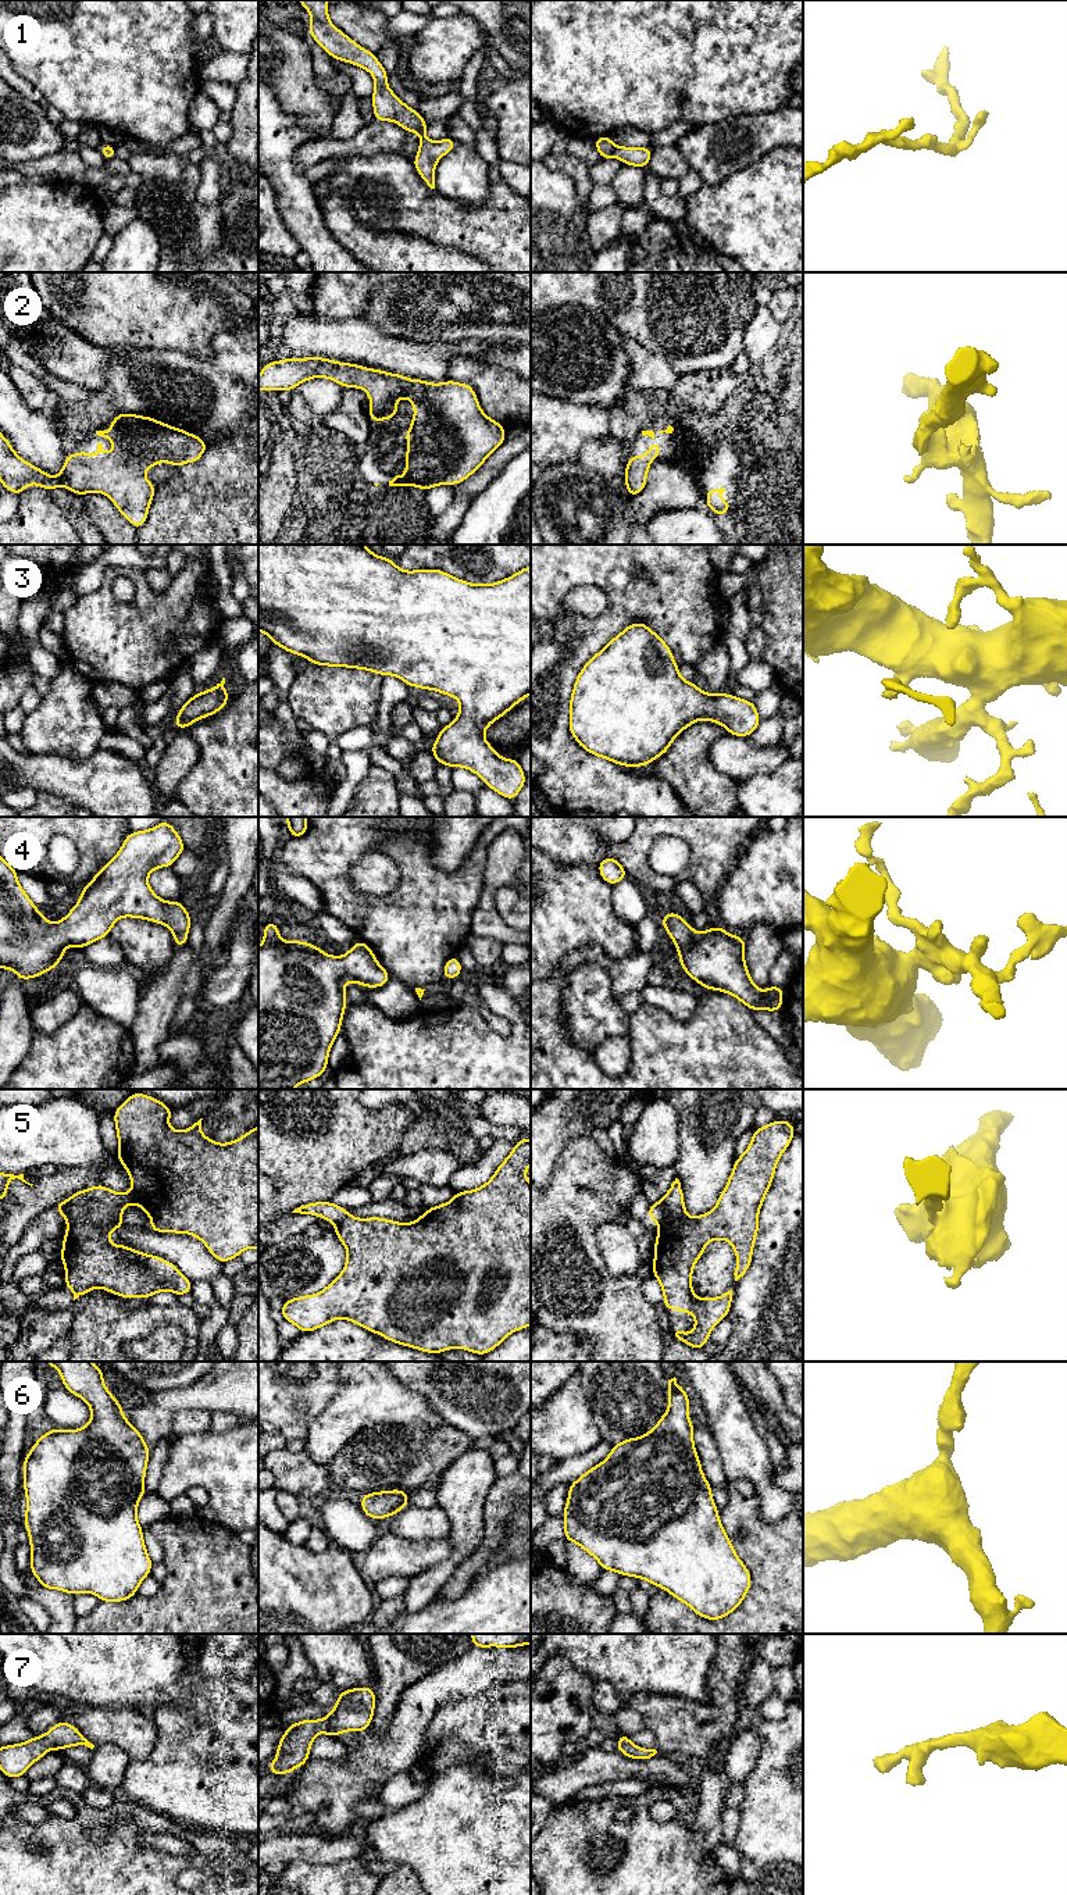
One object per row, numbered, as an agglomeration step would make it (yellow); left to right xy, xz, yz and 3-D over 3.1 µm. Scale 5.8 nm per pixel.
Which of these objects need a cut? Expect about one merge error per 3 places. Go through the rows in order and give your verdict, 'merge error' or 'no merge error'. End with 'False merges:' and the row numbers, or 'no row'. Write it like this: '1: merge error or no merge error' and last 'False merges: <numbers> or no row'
1: no merge error
2: no merge error
3: no merge error
4: no merge error
5: merge error
6: no merge error
7: no merge error
False merges: 5

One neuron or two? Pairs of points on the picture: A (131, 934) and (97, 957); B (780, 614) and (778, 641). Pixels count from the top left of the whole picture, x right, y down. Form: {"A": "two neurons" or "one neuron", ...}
{"A": "two neurons", "B": "one neuron"}

